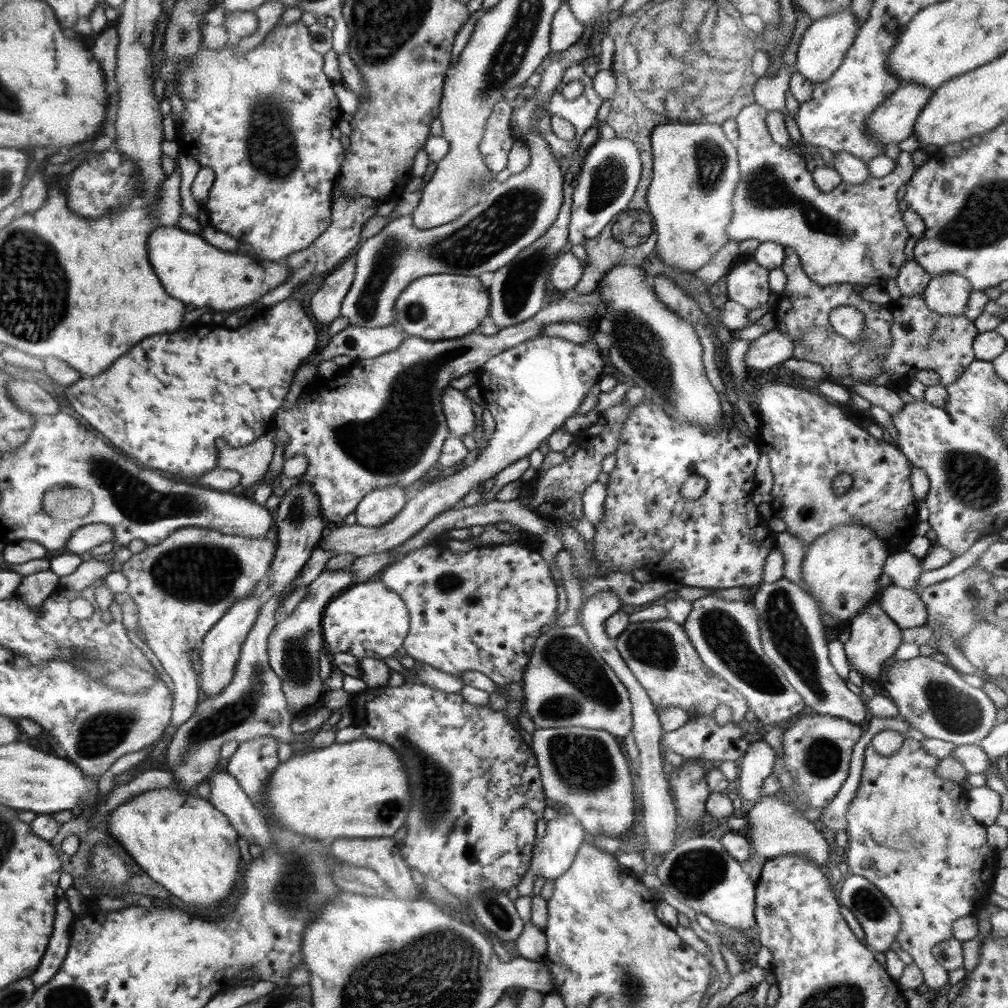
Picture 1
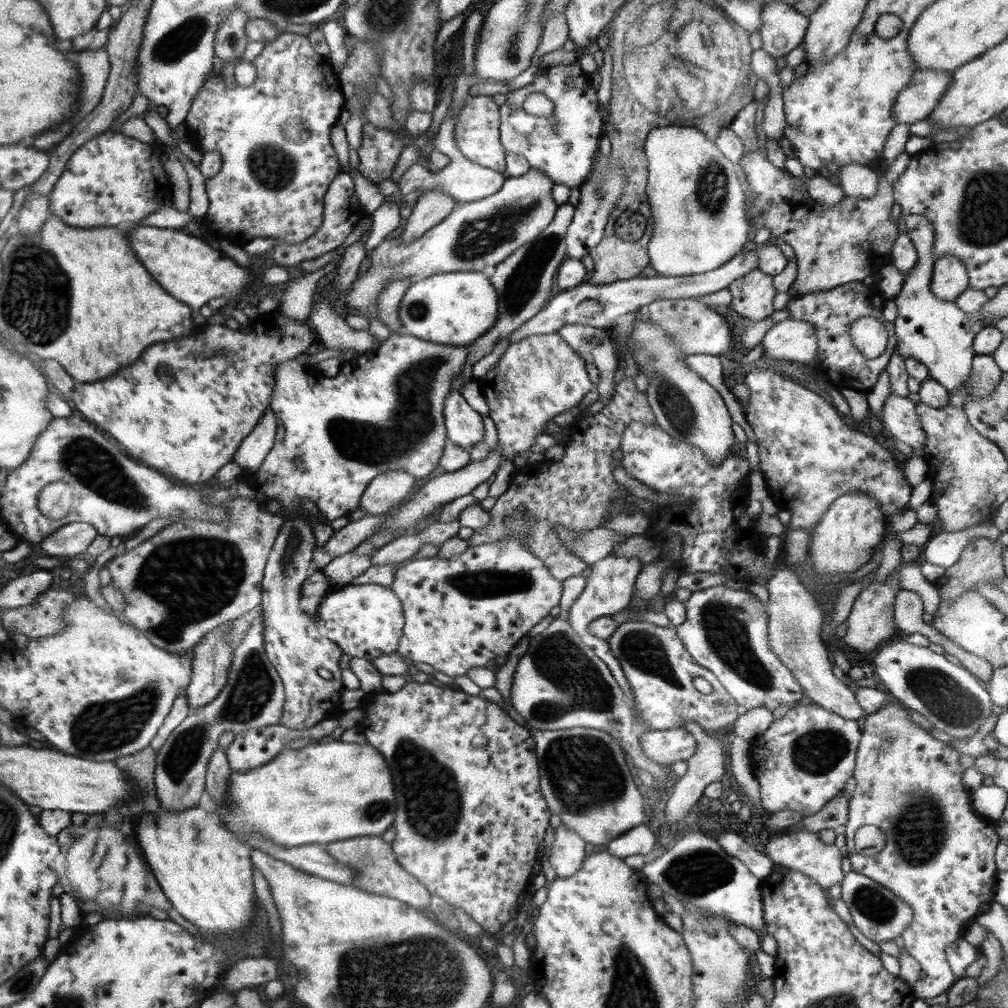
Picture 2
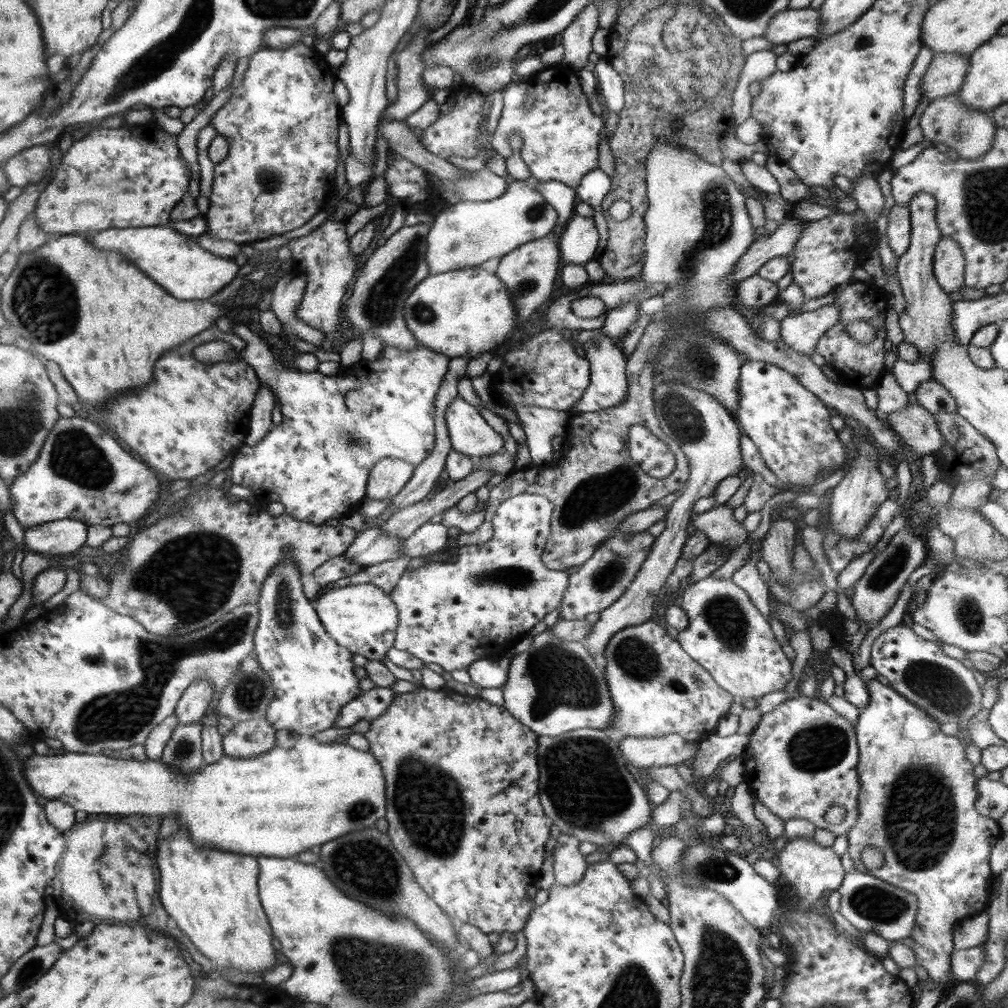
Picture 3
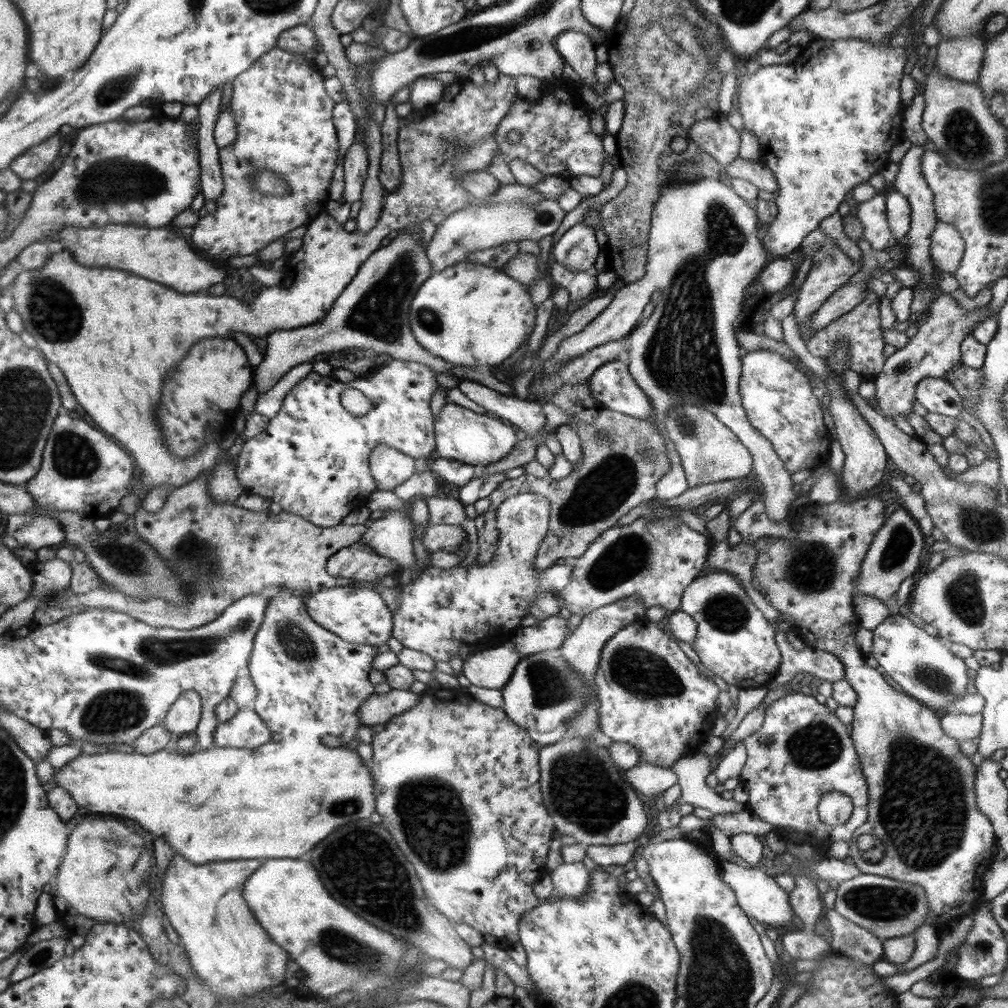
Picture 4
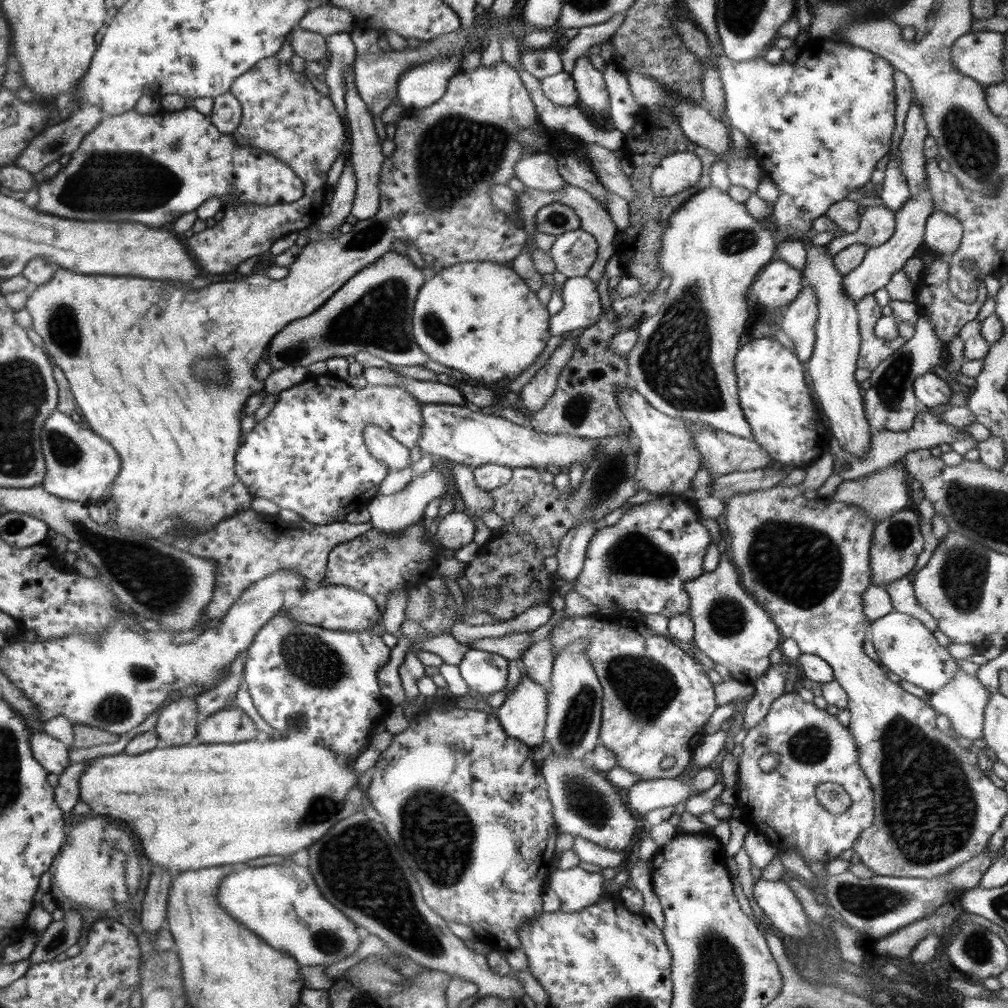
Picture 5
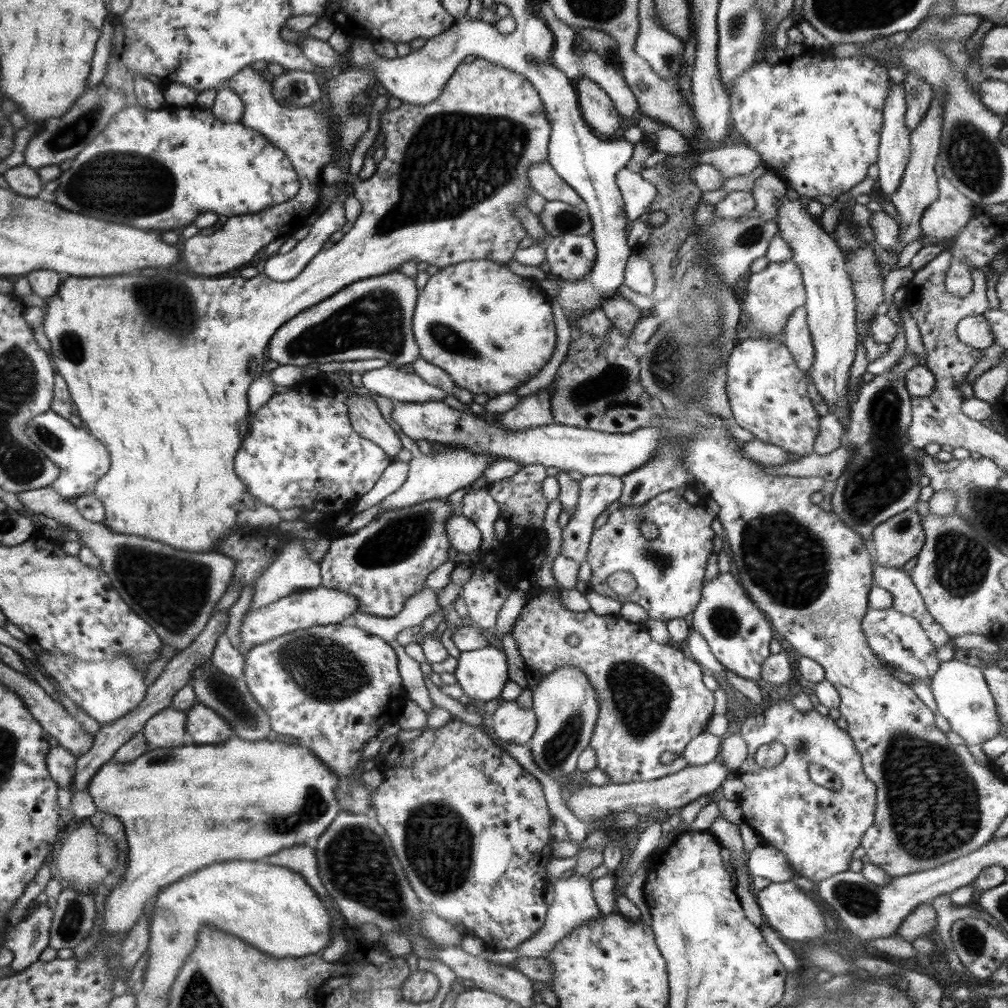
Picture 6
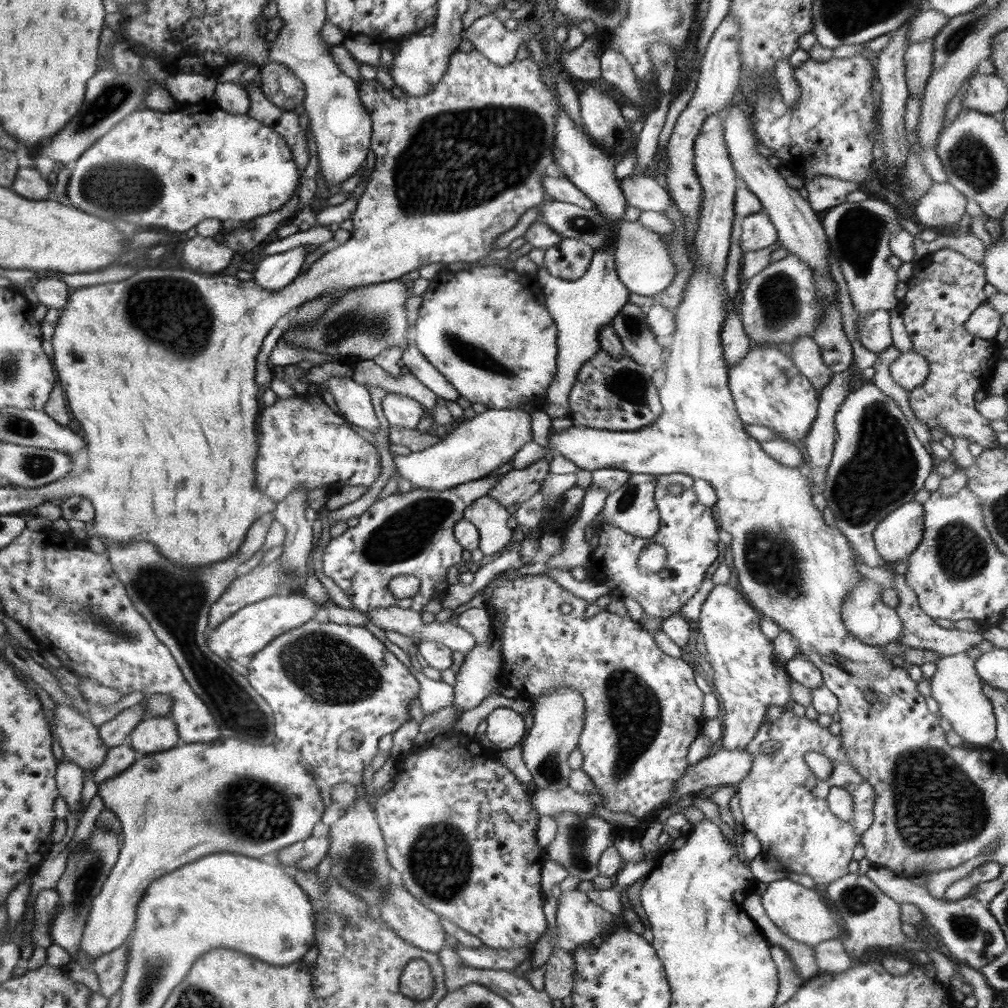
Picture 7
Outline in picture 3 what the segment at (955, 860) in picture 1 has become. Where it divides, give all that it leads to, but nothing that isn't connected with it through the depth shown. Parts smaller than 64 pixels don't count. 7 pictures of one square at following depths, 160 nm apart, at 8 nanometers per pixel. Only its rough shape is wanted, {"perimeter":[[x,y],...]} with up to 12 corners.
{"perimeter":[[876,678],[854,725],[856,871],[917,898],[952,978],[1003,832],[963,739]]}

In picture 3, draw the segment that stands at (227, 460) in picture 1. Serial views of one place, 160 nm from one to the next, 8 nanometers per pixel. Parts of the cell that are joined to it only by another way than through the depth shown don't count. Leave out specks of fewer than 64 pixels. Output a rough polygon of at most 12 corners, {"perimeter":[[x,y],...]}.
{"perimeter":[[261,384],[252,408],[246,446],[256,446],[273,427],[277,398]]}

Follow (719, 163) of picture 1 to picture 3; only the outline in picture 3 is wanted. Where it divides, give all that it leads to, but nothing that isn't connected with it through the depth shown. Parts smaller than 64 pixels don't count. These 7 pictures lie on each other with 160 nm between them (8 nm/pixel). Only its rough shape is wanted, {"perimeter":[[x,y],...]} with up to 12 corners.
{"perimeter":[[664,140],[646,158],[642,280],[673,330],[656,383],[734,417],[742,360],[701,328],[733,306],[756,240],[721,166]]}

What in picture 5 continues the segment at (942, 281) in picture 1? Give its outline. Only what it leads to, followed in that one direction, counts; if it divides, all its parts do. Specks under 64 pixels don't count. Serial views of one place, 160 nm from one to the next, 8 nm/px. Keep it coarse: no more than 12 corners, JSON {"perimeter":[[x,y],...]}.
{"perimeter":[[934,212],[923,243],[939,255],[952,255],[963,227],[946,212]]}

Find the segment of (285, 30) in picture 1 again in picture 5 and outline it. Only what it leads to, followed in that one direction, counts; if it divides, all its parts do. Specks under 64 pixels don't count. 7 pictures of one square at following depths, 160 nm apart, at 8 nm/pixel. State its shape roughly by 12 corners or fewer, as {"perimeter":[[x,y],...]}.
{"perimeter":[[263,58],[229,92],[236,145],[278,157],[297,201],[228,204],[194,233],[199,268],[232,272],[316,223],[348,142],[331,98]]}

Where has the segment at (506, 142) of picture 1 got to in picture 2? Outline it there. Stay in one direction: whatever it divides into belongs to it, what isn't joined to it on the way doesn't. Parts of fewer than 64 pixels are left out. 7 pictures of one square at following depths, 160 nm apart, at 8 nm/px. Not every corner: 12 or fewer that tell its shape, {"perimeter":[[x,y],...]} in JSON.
{"perimeter":[[490,95],[470,96],[454,142],[462,156],[503,173],[500,112]]}

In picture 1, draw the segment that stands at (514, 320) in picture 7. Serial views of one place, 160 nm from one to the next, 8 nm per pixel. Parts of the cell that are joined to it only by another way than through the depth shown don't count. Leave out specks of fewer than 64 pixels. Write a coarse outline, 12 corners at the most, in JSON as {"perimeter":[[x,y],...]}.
{"perimeter":[[432,274],[395,300],[409,335],[457,339],[489,317],[479,277]]}

